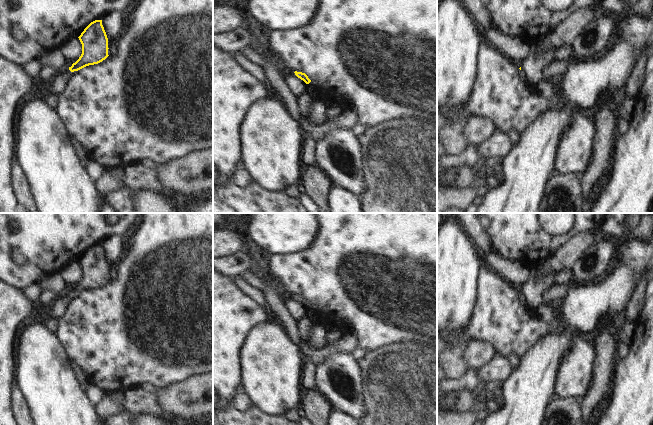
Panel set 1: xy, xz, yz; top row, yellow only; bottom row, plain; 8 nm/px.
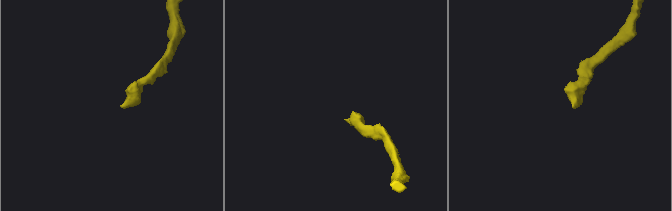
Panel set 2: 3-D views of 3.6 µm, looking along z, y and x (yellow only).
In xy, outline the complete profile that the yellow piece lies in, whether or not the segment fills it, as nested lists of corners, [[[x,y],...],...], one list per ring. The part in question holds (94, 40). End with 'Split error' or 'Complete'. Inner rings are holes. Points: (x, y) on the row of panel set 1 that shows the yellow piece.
[[[102,20],[91,22],[78,37],[82,44],[82,54],[68,69],[57,72],[52,78],[50,93],[60,94],[72,72],[105,60],[108,55],[108,38]]]. Split error.

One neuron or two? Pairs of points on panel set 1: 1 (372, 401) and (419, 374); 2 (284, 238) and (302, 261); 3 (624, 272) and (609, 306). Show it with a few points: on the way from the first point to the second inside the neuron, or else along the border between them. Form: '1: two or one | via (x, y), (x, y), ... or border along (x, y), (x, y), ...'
1: one | via (384, 401), (392, 401), (407, 386)
2: two | border along (314, 238), (308, 247), (298, 252), (273, 255)
3: one | via (622, 280), (609, 298)

